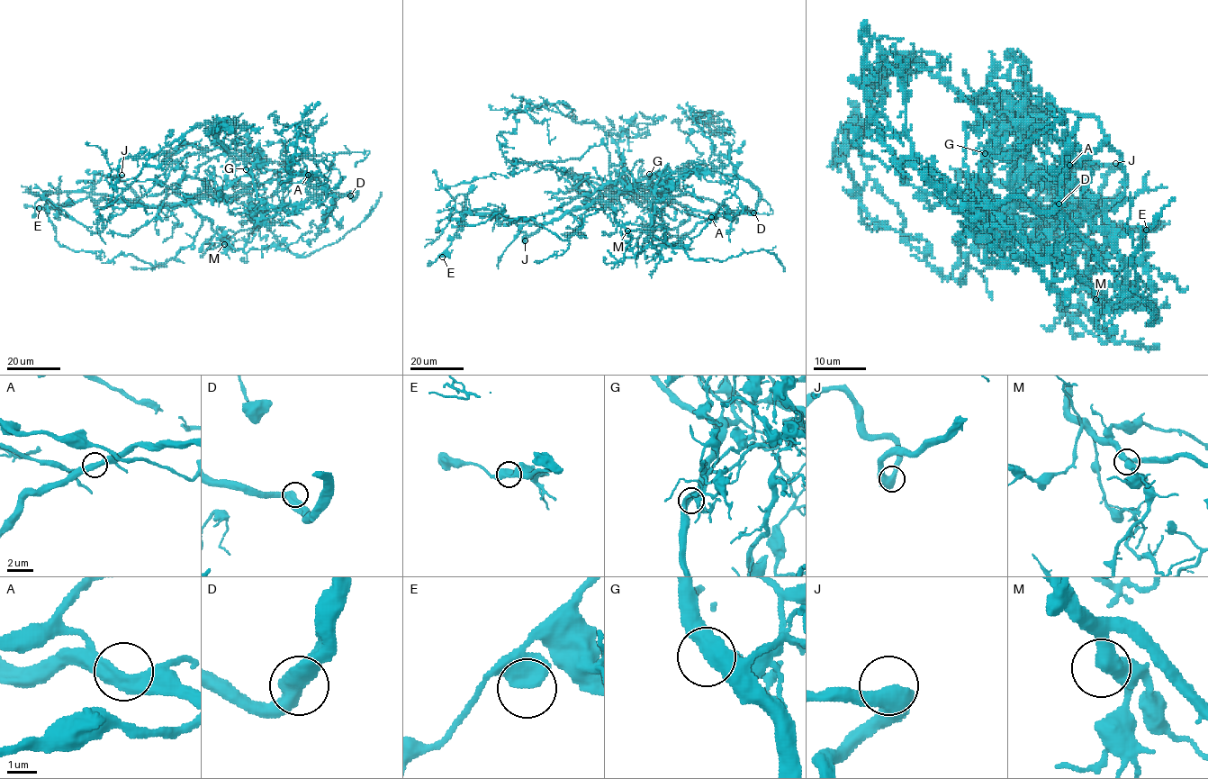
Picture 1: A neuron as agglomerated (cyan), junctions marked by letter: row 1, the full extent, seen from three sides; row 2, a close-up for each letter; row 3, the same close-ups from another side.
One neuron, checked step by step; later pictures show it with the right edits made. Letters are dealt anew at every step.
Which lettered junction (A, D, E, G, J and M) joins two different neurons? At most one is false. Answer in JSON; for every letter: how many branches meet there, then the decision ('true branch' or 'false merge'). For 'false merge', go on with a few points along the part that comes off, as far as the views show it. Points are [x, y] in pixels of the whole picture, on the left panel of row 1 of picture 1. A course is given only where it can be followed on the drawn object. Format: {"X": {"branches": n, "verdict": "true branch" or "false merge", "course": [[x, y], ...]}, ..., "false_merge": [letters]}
{"A": {"branches": 2, "verdict": "false merge", "course": [[308, 175], [231, 184], [190, 205], [236, 249], [283, 244], [303, 257], [357, 226], [381, 193]]}, "D": {"branches": 2, "verdict": "true branch"}, "E": {"branches": 2, "verdict": "true branch"}, "G": {"branches": 2, "verdict": "true branch"}, "J": {"branches": 2, "verdict": "true branch"}, "M": {"branches": 2, "verdict": "true branch"}, "false_merge": ["A"]}

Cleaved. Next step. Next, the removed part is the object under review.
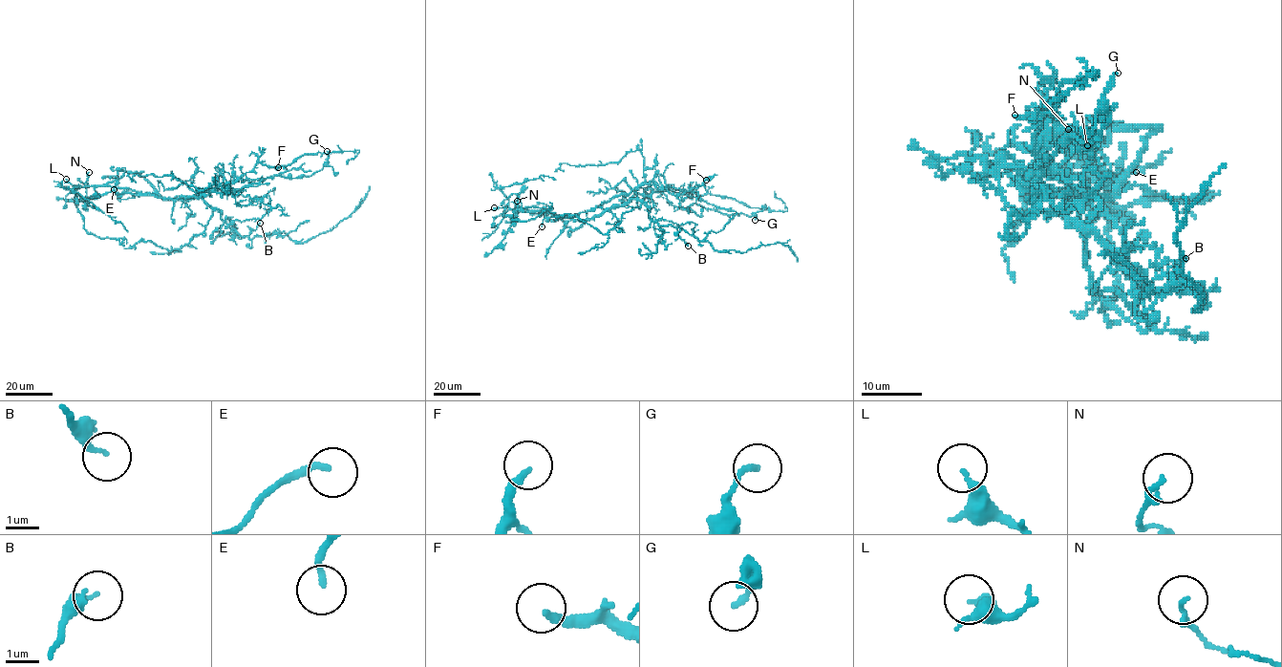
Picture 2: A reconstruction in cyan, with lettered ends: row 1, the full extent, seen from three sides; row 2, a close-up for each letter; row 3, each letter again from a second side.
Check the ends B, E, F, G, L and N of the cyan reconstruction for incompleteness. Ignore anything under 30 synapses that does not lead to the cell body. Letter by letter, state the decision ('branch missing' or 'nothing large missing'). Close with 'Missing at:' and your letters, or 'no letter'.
B: nothing large missing
E: branch missing
F: nothing large missing
G: nothing large missing
L: nothing large missing
N: nothing large missing
Missing at: E

